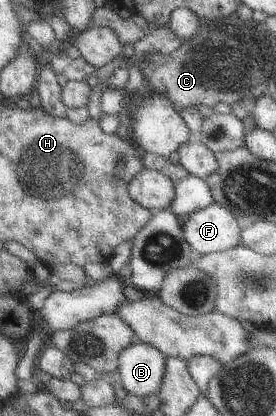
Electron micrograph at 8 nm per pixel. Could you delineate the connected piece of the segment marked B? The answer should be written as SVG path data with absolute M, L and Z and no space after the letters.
M136 340L119 356L116 379L127 393L146 399L160 390L166 359L153 344Z

